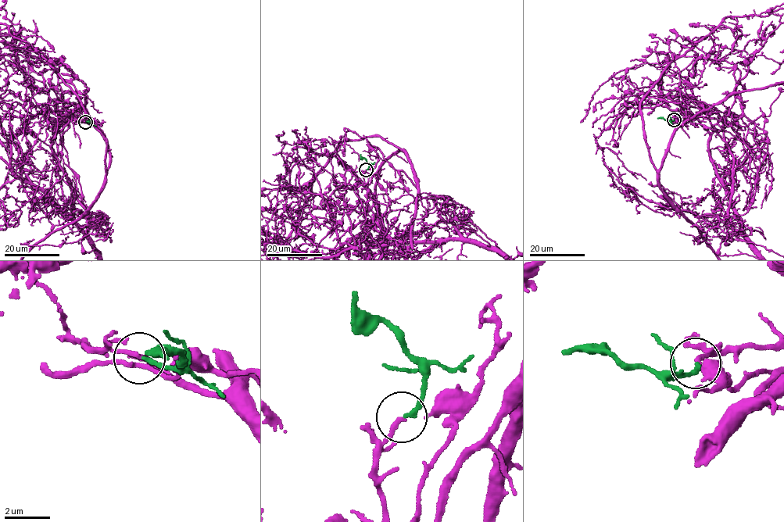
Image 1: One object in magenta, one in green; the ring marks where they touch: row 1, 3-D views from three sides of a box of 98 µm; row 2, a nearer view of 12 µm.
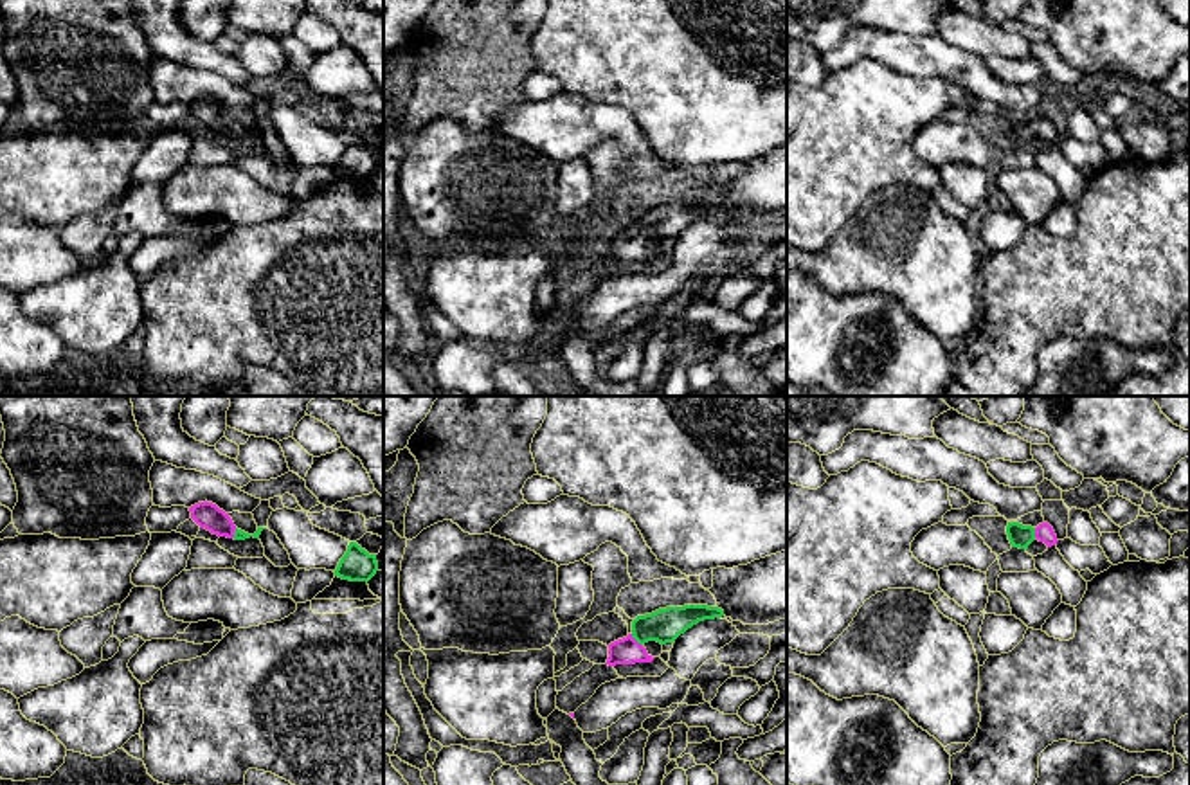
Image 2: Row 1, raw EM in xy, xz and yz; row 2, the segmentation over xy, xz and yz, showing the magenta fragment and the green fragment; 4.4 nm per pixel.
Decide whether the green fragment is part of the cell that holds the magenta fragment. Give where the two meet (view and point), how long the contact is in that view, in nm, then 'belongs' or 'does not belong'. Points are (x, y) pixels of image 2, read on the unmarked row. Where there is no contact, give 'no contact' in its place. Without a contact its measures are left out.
contact xz (634, 236); length 80 nm; belongs

